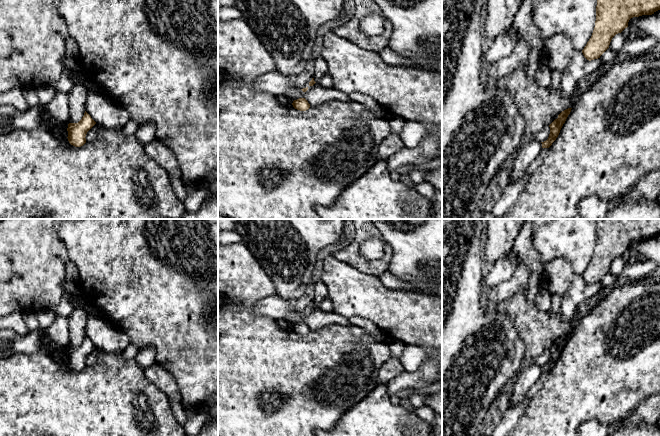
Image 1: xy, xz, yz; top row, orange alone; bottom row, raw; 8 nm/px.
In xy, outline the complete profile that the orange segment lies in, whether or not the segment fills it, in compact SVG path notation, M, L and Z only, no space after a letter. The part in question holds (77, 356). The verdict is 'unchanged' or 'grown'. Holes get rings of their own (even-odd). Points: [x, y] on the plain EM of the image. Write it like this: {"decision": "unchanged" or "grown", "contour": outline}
{"decision": "unchanged", "contour": "M85 335L84 340L78 347L68 348L68 365L75 371L81 371L86 367L87 356L96 348L91 340Z"}

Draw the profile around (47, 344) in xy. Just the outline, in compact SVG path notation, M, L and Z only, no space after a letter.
M41 330L41 349L49 352L55 357L56 362L61 367L68 365L64 350L60 348L43 330Z

